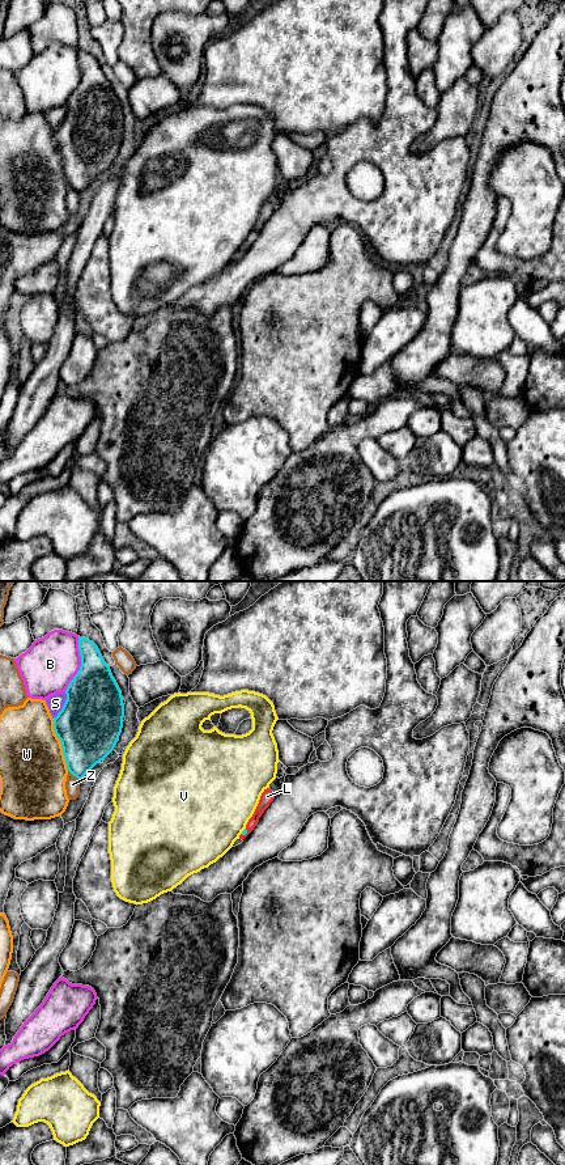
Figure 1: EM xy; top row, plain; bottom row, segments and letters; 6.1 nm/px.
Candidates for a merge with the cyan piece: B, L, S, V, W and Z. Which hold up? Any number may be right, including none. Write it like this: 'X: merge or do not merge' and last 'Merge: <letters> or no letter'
B: do not merge
L: merge
S: do not merge
V: do not merge
W: do not merge
Z: do not merge
Merge: L

